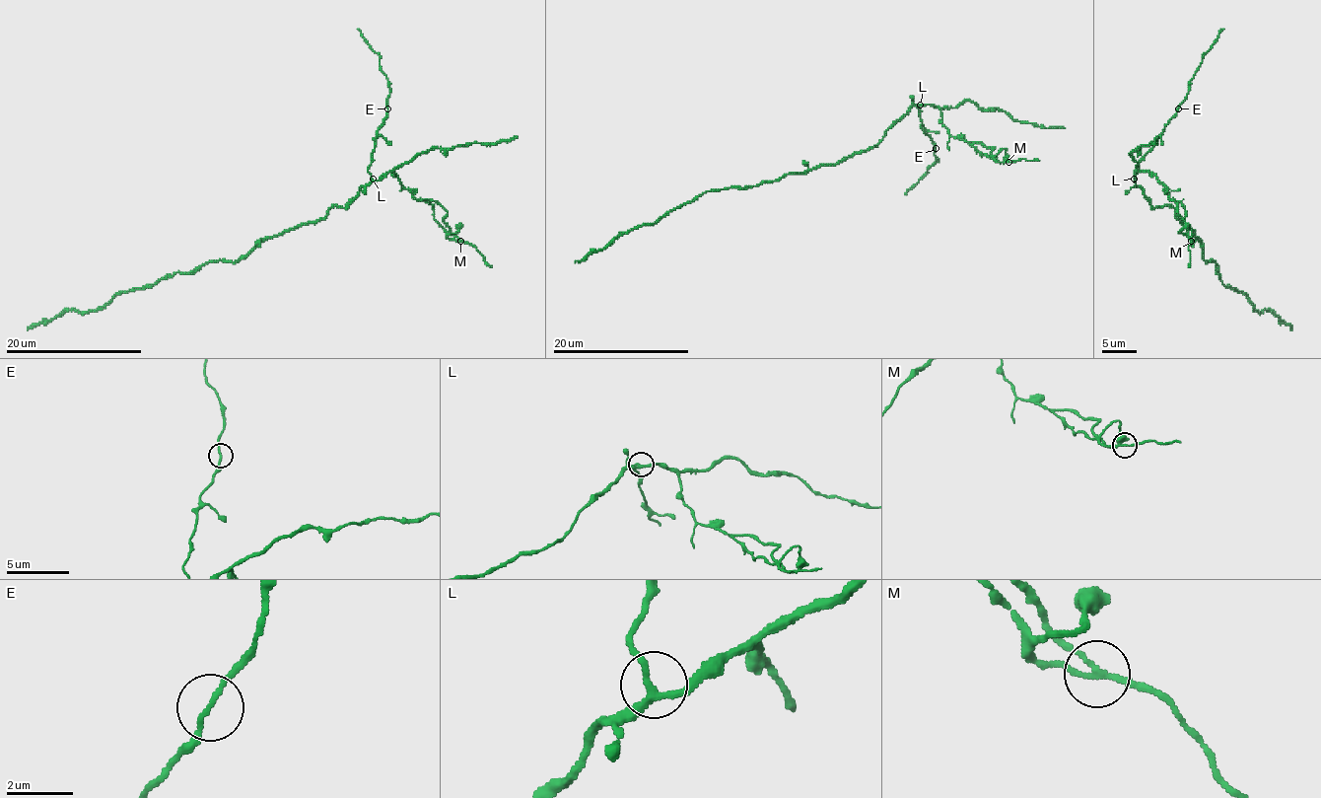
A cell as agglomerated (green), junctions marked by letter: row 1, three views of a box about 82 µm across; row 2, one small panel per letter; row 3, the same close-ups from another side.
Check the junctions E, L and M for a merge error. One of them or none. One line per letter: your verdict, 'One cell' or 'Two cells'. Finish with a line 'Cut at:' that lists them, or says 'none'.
E: One cell
L: One cell
M: Two cells
Cut at: M

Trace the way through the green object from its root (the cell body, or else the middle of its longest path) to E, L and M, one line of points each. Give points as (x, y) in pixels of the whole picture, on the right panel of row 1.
E: (1193, 232), (1174, 214), (1173, 207), (1154, 207), (1134, 181), (1139, 160), (1154, 145), (1154, 139), (1178, 108)
L: (1193, 232), (1174, 214), (1173, 207), (1154, 207), (1134, 179)
M: (1193, 232), (1173, 207), (1154, 207), (1134, 182), (1134, 176), (1150, 172), (1168, 195), (1183, 206), (1192, 242)

